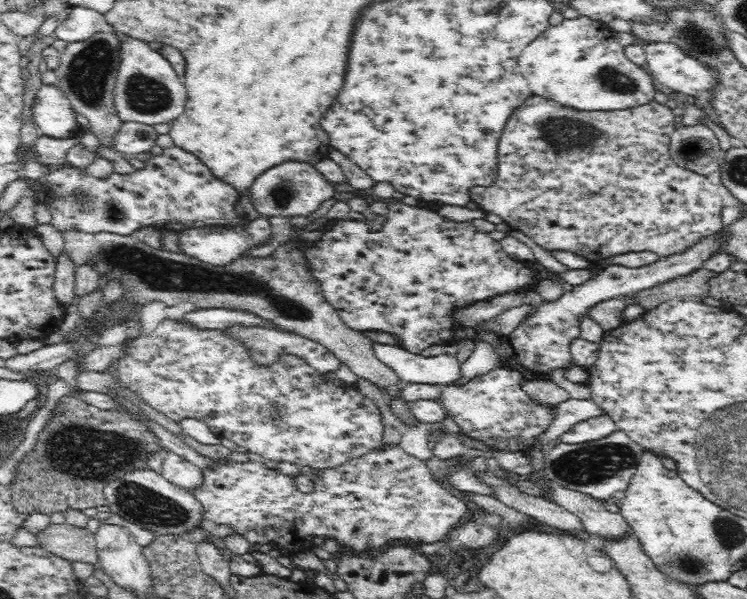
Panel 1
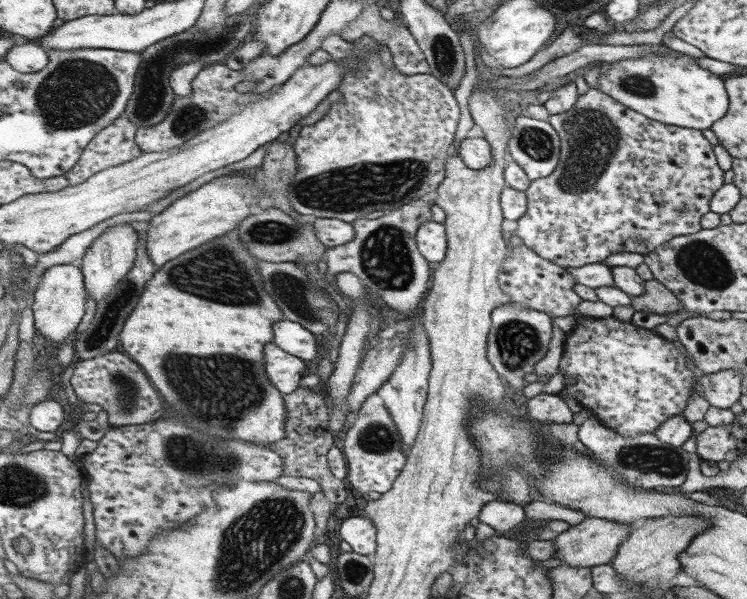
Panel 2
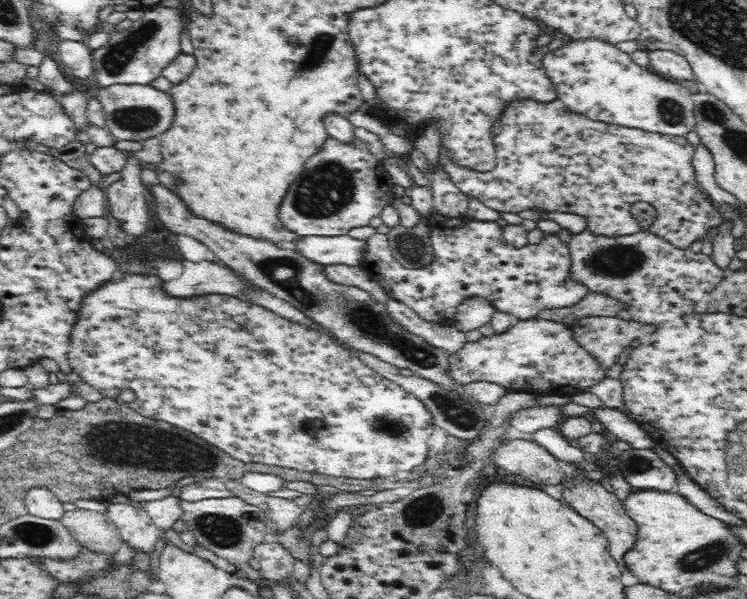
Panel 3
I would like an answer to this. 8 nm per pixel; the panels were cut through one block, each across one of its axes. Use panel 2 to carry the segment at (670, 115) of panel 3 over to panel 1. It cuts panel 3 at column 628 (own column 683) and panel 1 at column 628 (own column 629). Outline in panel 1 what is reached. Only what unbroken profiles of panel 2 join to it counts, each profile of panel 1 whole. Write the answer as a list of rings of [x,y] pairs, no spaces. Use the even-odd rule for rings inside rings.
[[[586,16],[565,20],[558,26],[549,26],[538,40],[534,40],[520,56],[522,74],[530,82],[532,90],[548,100],[556,100],[568,108],[580,111],[610,112],[616,109],[636,108],[654,102],[656,86],[646,68],[638,66],[625,55],[625,47],[618,43],[616,33],[606,23]]]

